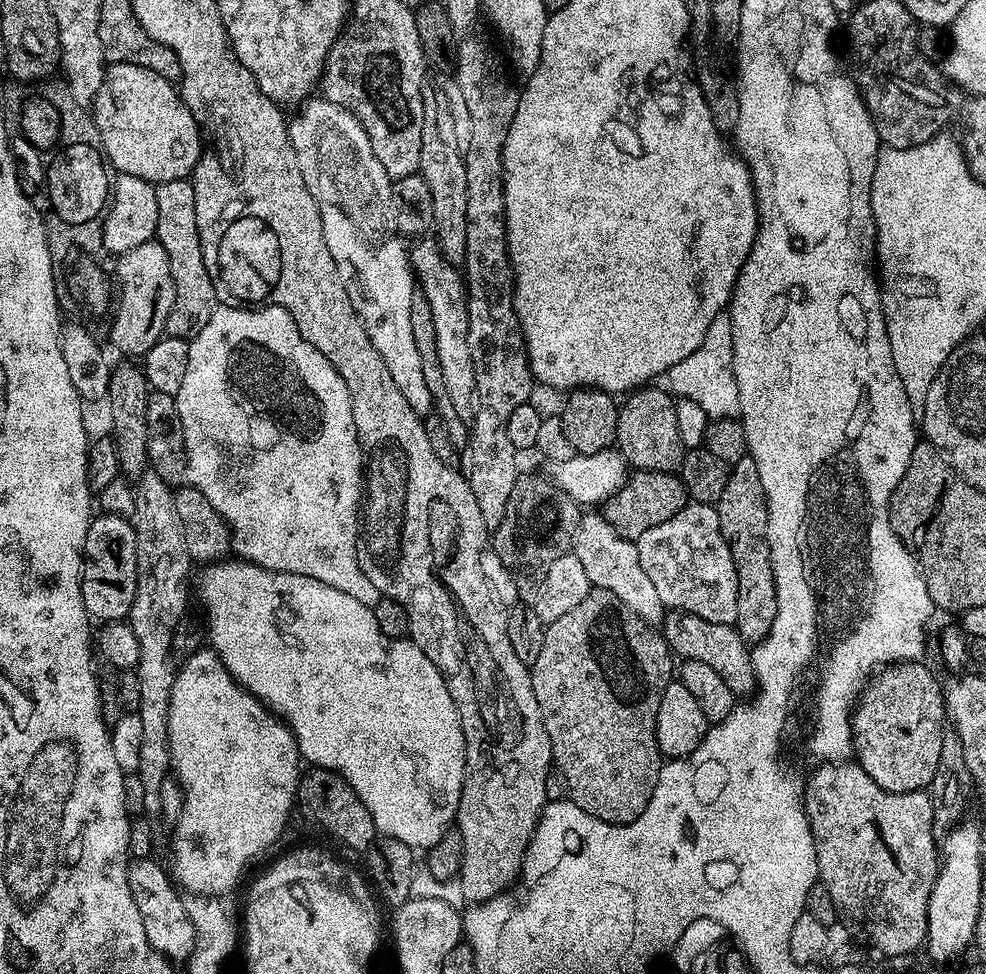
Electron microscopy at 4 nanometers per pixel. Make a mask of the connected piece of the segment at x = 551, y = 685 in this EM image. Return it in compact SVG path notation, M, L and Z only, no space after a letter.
M592 587L586 594L586 598L582 598L582 602L578 602L578 606L574 606L574 610L562 614L562 618L554 618L554 622L550 622L544 629L542 650L530 666L534 694L538 698L544 729L550 738L555 767L558 772L560 768L565 782L568 783L567 795L575 804L582 806L584 812L594 814L596 820L605 820L607 824L634 822L646 810L646 806L658 786L662 757L656 737L656 719L658 718L658 702L662 702L662 694L674 676L672 660L674 661L673 653L669 652L668 643L664 640L663 635L653 625L638 618L638 614L634 614L634 610L630 610L630 606L626 606L626 602L622 602L622 598L614 598L614 594L610 594L610 590Z

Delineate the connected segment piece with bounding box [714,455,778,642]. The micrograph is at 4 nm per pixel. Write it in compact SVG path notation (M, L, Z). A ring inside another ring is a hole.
M743 456L739 462L731 465L726 490L722 490L722 498L714 507L722 538L726 538L726 546L730 546L738 574L738 614L734 627L746 642L762 641L774 626L774 618L778 614L778 598L768 545L766 494L762 490L762 478L758 478L758 466L754 466L752 456Z

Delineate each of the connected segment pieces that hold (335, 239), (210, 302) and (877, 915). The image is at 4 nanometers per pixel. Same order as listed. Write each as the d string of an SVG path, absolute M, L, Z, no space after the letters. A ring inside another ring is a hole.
M323 98L309 99L301 108L304 109L296 117L291 117L288 133L298 158L298 170L302 170L302 178L320 211L326 246L337 265L356 271L360 279L360 292L364 295L358 300L359 314L370 342L374 342L374 350L382 354L382 362L386 362L386 370L390 370L394 386L402 390L402 398L410 402L410 410L414 410L421 418L427 417L427 412L431 413L434 405L430 389L426 386L426 377L422 374L418 346L414 346L414 330L410 330L414 273L405 237L401 236L396 226L396 211L392 205L393 179L386 174L386 170L382 170L378 154L374 154L374 146L370 146L370 138L354 114Z
M191 179L158 184L156 185L156 197L158 198L158 226L154 239L160 243L162 250L166 250L166 254L170 258L170 274L174 278L176 287L174 306L170 310L170 318L166 318L164 330L173 341L190 342L202 330L202 326L206 326L206 322L210 322L210 314L214 314L214 310L218 307L216 287L210 278L210 270L206 270L206 258L202 250L198 222L194 214L194 186Z
M824 762L811 777L807 777L804 786L804 809L810 822L810 830L814 838L814 850L816 851L816 861L820 871L818 880L825 884L830 892L833 904L836 907L836 915L839 923L848 927L848 932L852 936L857 936L860 940L865 940L872 948L877 948L880 952L885 952L888 956L908 956L911 952L916 952L925 947L928 939L928 903L932 887L936 881L938 871L938 836L932 830L932 797L927 791L907 792L906 794L894 794L884 792L878 782L870 778L861 770L859 764L855 762Z

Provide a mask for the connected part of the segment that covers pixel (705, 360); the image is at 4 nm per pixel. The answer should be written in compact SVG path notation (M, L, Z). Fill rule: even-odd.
M721 314L710 322L710 330L706 330L706 338L702 338L702 346L690 354L690 358L682 358L666 373L666 380L672 383L671 391L681 400L696 402L708 415L709 421L731 420L739 417L738 382L734 378L734 338L732 337L731 315Z

